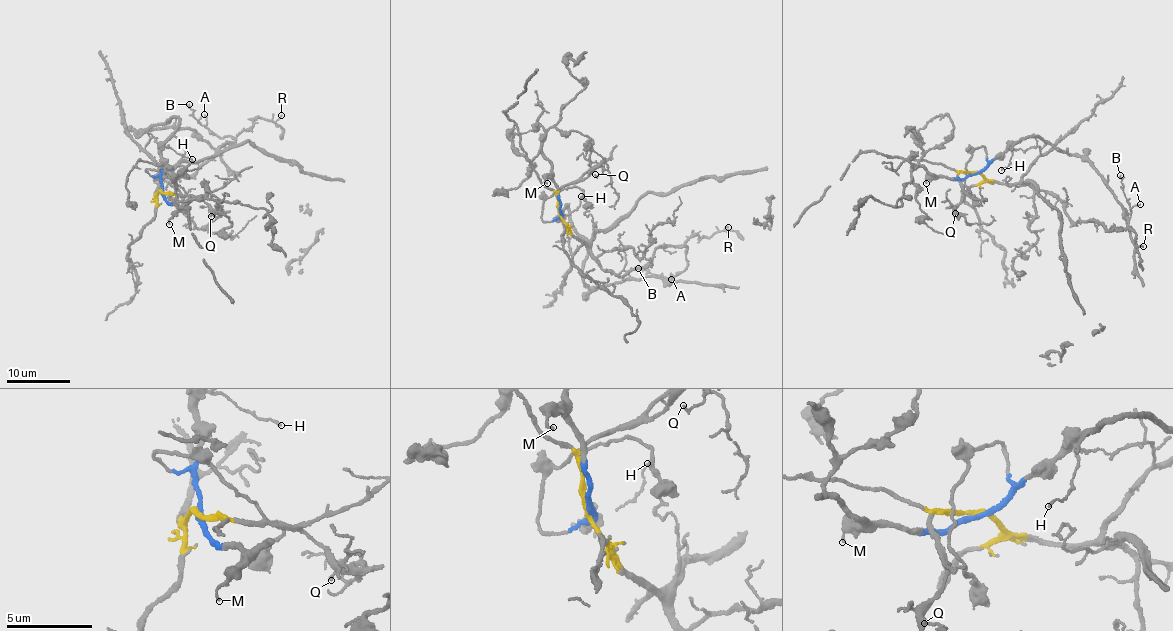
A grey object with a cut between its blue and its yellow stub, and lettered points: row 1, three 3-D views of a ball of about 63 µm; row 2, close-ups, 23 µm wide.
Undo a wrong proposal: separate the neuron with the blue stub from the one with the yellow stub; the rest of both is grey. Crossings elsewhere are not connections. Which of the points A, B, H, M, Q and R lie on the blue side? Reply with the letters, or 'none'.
H, M

